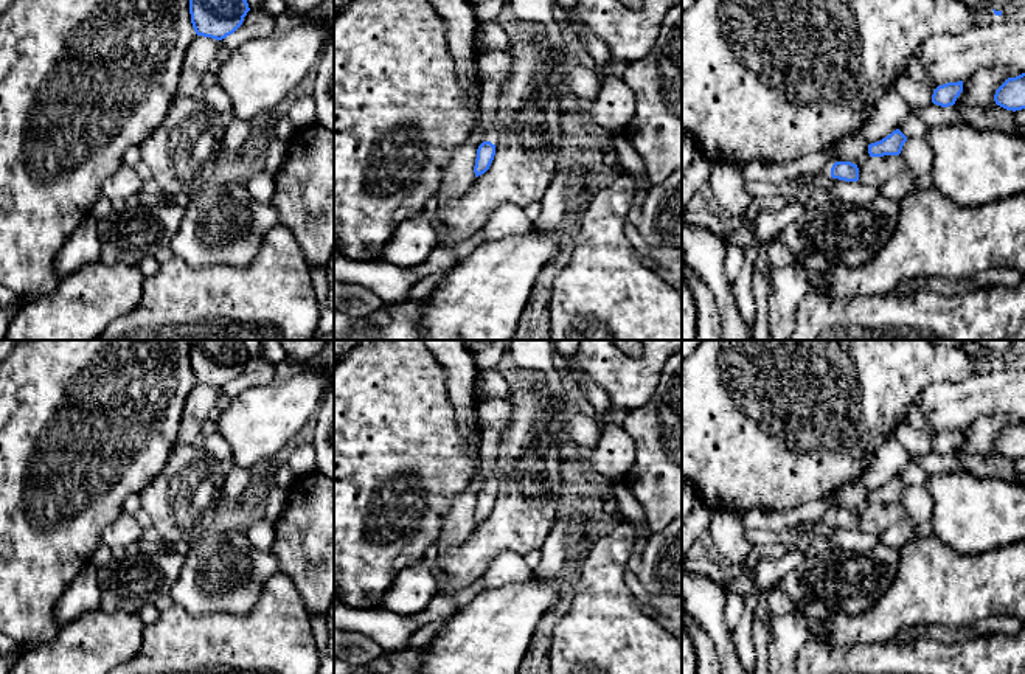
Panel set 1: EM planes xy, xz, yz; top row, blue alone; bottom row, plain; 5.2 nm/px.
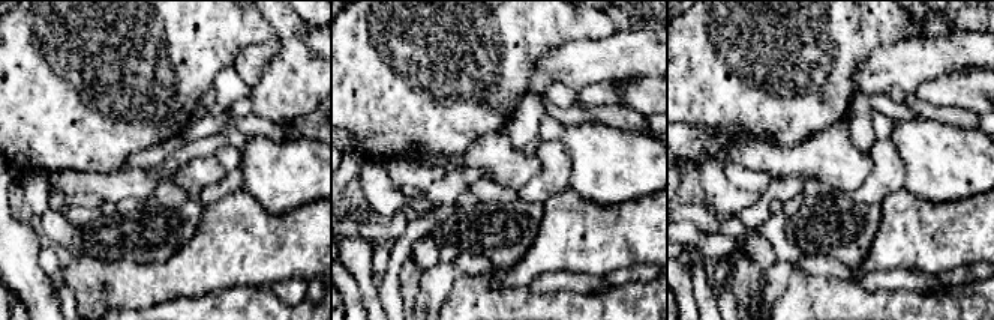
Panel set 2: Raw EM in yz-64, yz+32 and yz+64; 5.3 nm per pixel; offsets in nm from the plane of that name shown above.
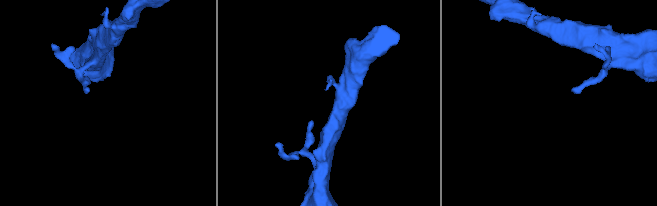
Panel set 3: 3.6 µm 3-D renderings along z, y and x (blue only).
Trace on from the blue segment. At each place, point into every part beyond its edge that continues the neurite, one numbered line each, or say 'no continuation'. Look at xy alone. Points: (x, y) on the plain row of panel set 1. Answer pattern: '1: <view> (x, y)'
no continuation

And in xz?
1: xz (493, 483)

